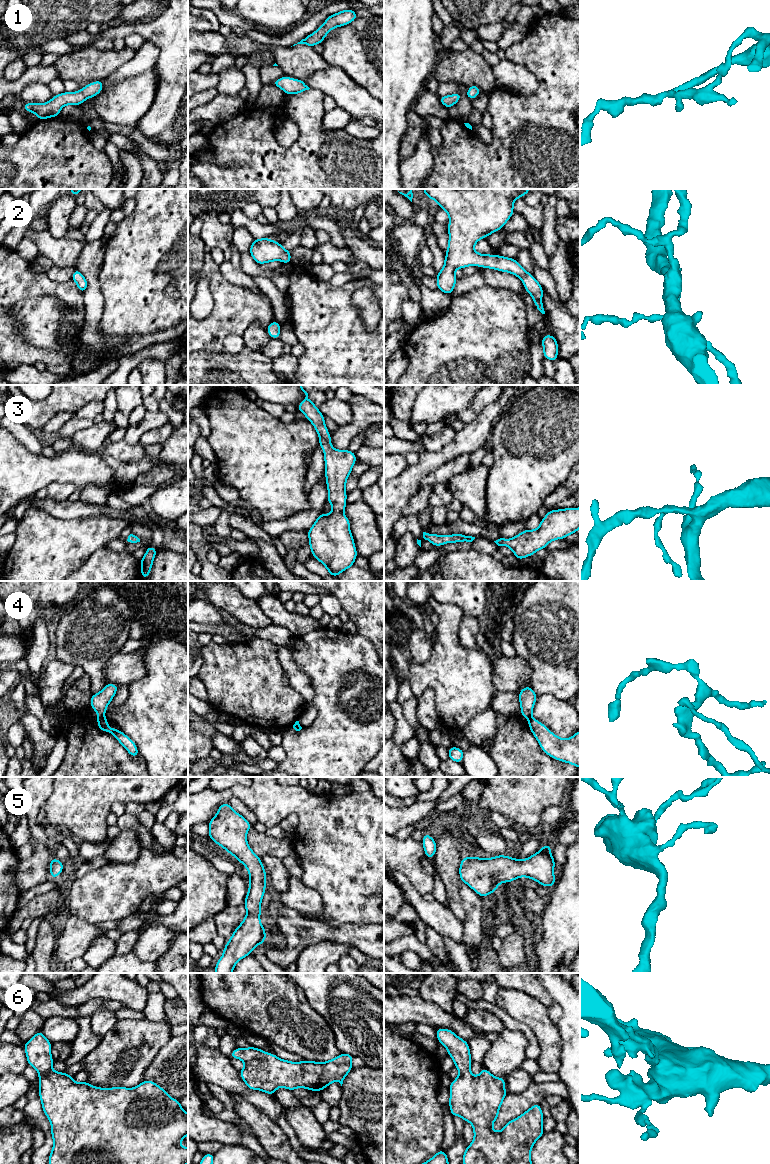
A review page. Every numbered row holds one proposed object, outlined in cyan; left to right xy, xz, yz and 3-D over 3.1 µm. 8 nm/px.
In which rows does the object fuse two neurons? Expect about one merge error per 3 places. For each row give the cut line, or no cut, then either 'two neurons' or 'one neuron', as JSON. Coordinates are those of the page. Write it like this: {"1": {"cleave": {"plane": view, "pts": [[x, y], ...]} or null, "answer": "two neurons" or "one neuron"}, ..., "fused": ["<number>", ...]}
{"1": {"cleave": null, "answer": "one neuron"}, "2": {"cleave": null, "answer": "one neuron"}, "3": {"cleave": null, "answer": "one neuron"}, "4": {"cleave": {"plane": "xy", "pts": [[104, 717], [98, 719]]}, "answer": "two neurons"}, "5": {"cleave": null, "answer": "one neuron"}, "6": {"cleave": null, "answer": "one neuron"}, "fused": ["4"]}

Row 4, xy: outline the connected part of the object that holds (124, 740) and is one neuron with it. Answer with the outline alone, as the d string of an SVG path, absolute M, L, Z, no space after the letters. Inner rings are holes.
M105 717L97 719L96 722L101 731L112 734L132 757L137 758L139 756L137 745L119 729L109 728L108 720Z

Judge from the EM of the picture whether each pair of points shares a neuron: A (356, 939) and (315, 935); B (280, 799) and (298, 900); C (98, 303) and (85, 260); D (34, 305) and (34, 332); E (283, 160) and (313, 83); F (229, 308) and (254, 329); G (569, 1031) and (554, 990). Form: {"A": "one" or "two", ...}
{"A": "one", "B": "two", "C": "one", "D": "one", "E": "two", "F": "two", "G": "one"}

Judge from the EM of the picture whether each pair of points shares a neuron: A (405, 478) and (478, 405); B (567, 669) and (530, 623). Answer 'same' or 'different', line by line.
A: different
B: same

